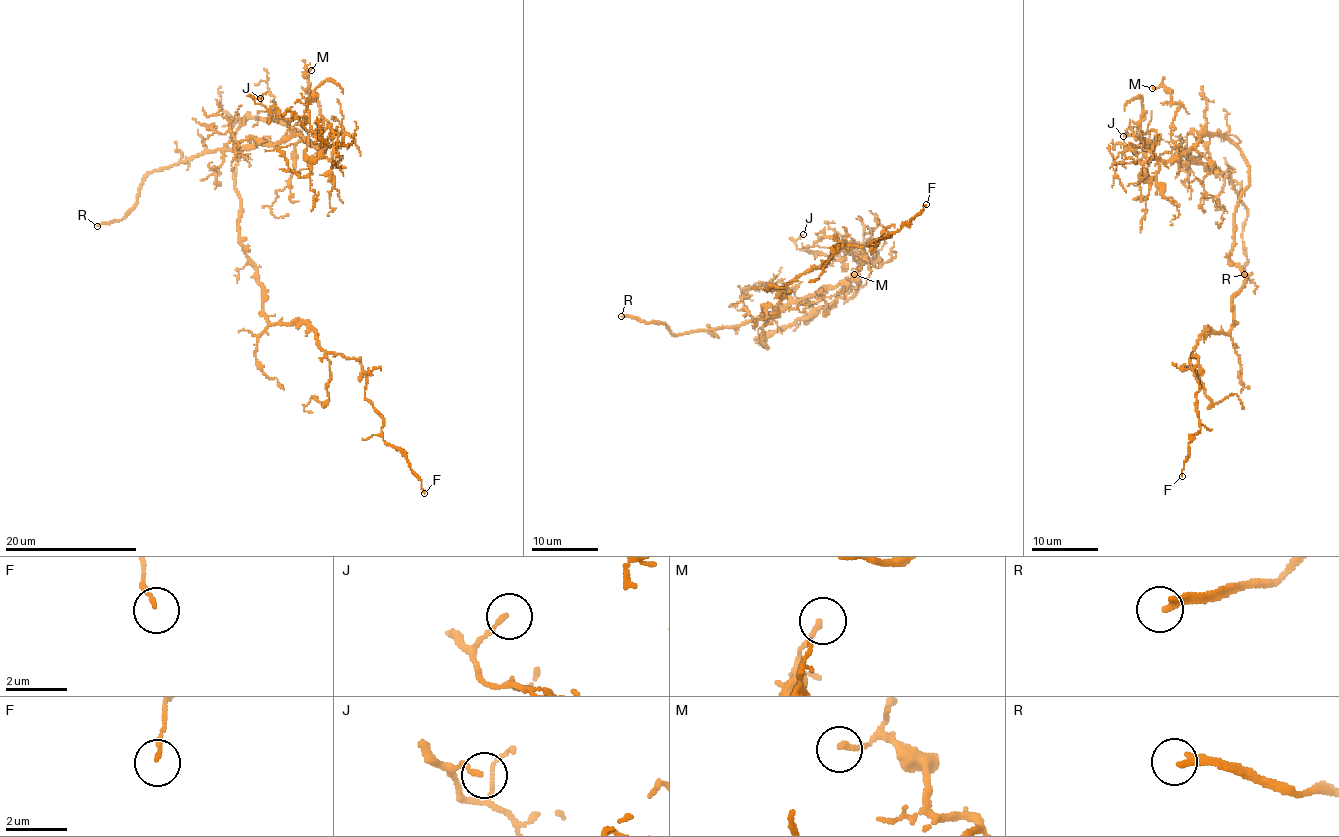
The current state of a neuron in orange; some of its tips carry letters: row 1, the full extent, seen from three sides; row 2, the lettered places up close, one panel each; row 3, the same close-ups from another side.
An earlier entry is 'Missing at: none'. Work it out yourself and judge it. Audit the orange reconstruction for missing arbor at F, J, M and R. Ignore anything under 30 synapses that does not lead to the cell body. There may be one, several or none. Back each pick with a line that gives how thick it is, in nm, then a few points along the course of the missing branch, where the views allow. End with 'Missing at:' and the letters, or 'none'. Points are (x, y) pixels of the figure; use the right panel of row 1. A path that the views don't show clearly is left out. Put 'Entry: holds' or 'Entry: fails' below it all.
R: calibre 200 nm
Missing at: R
Entry: fails

